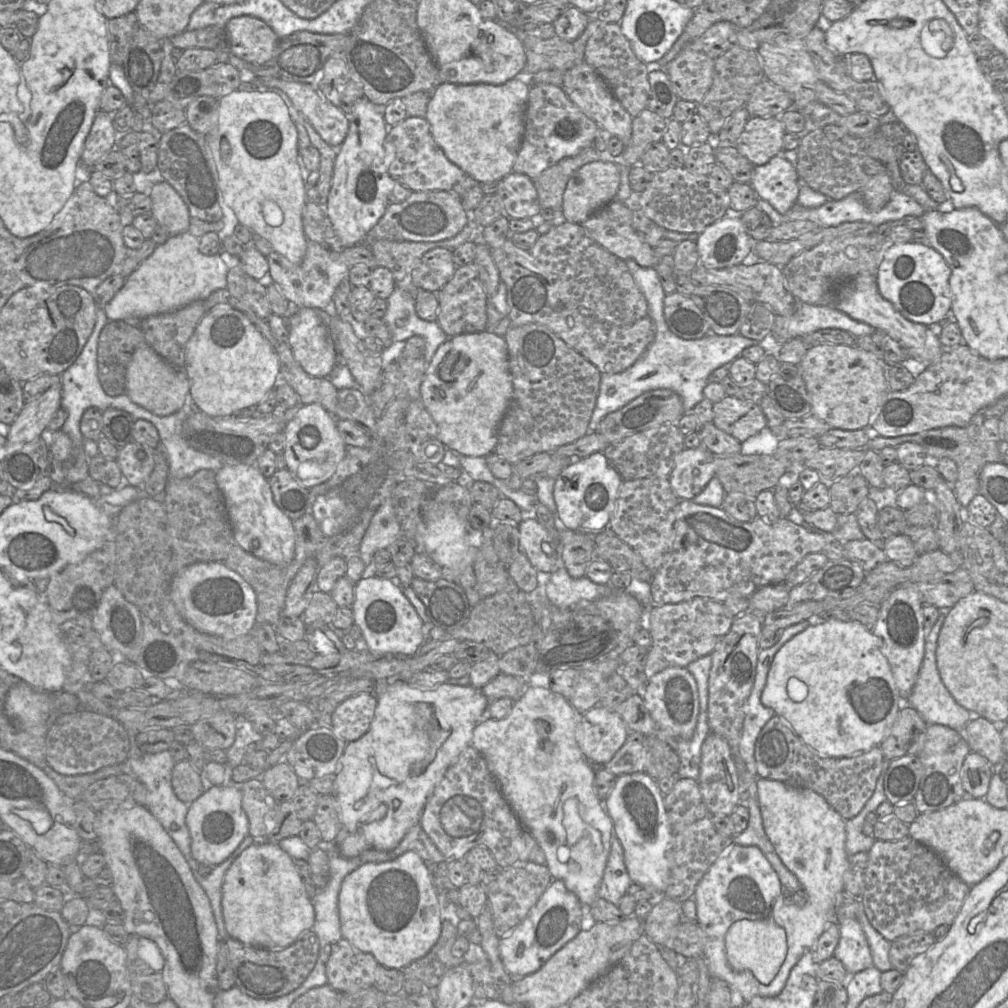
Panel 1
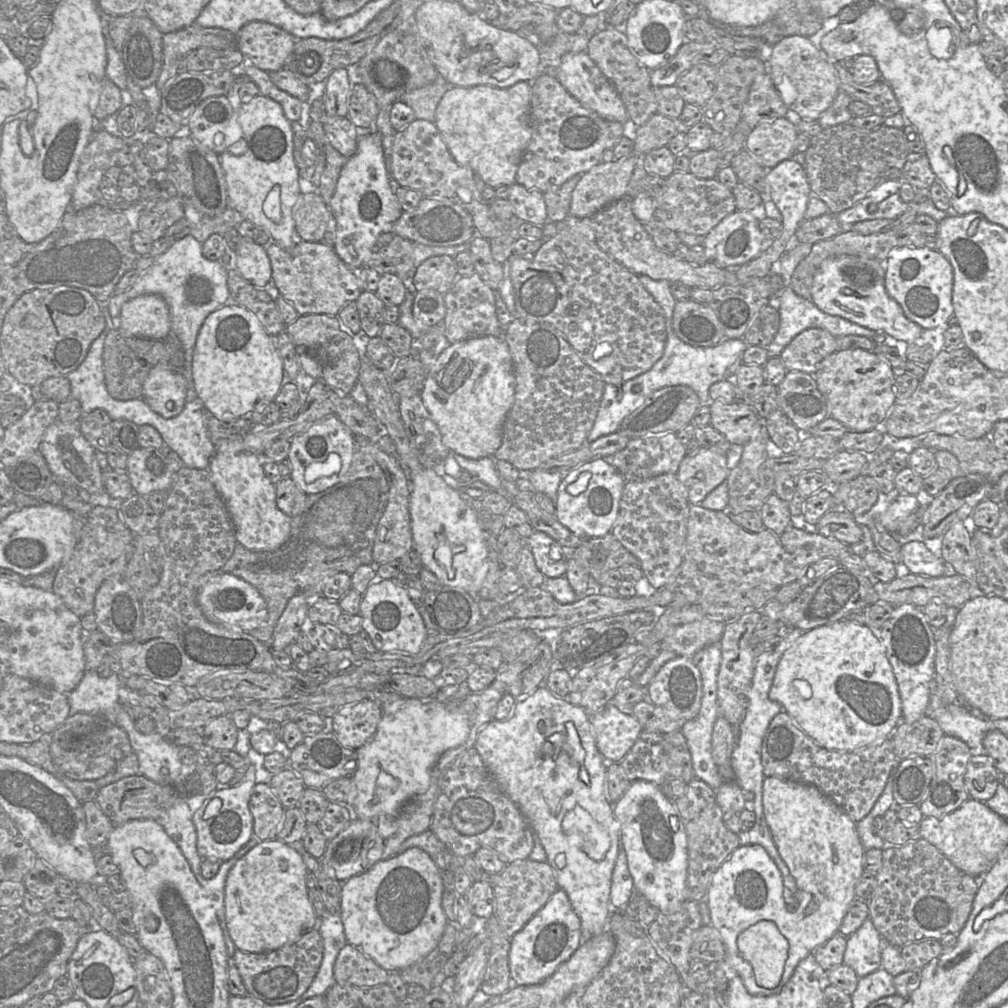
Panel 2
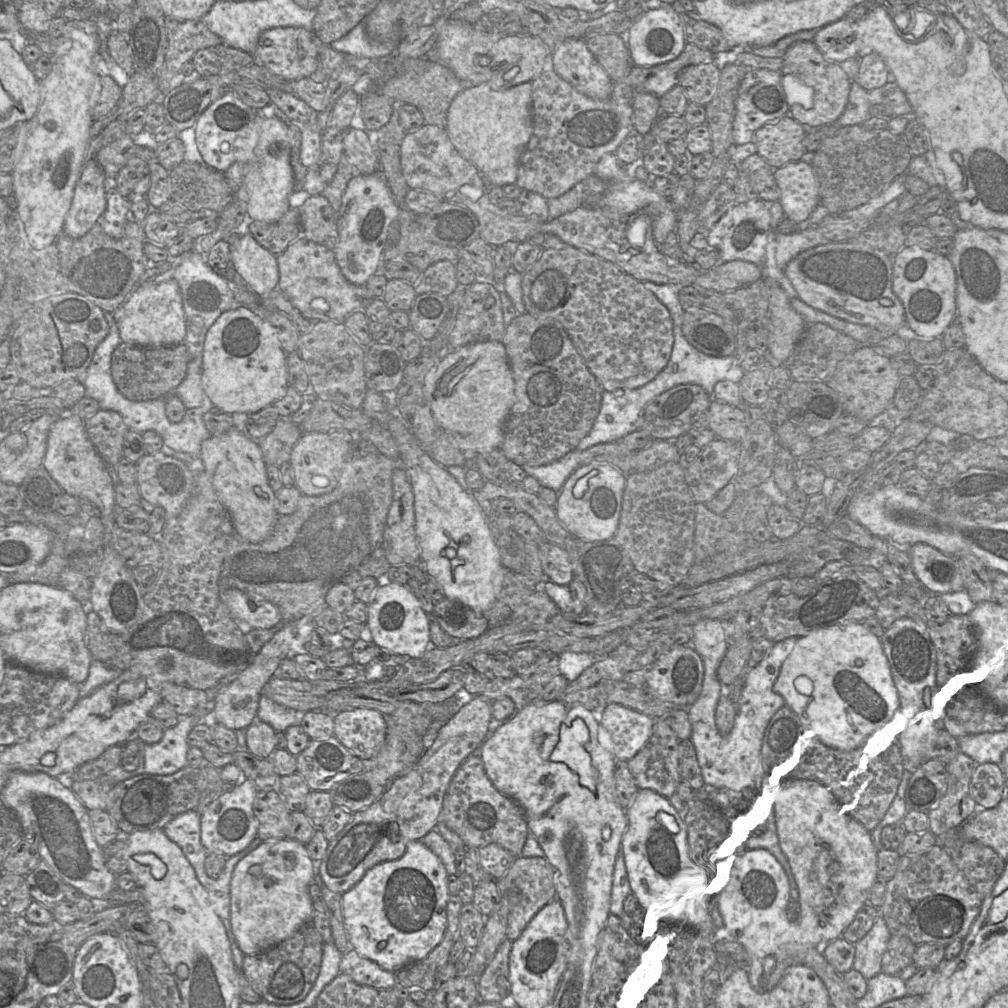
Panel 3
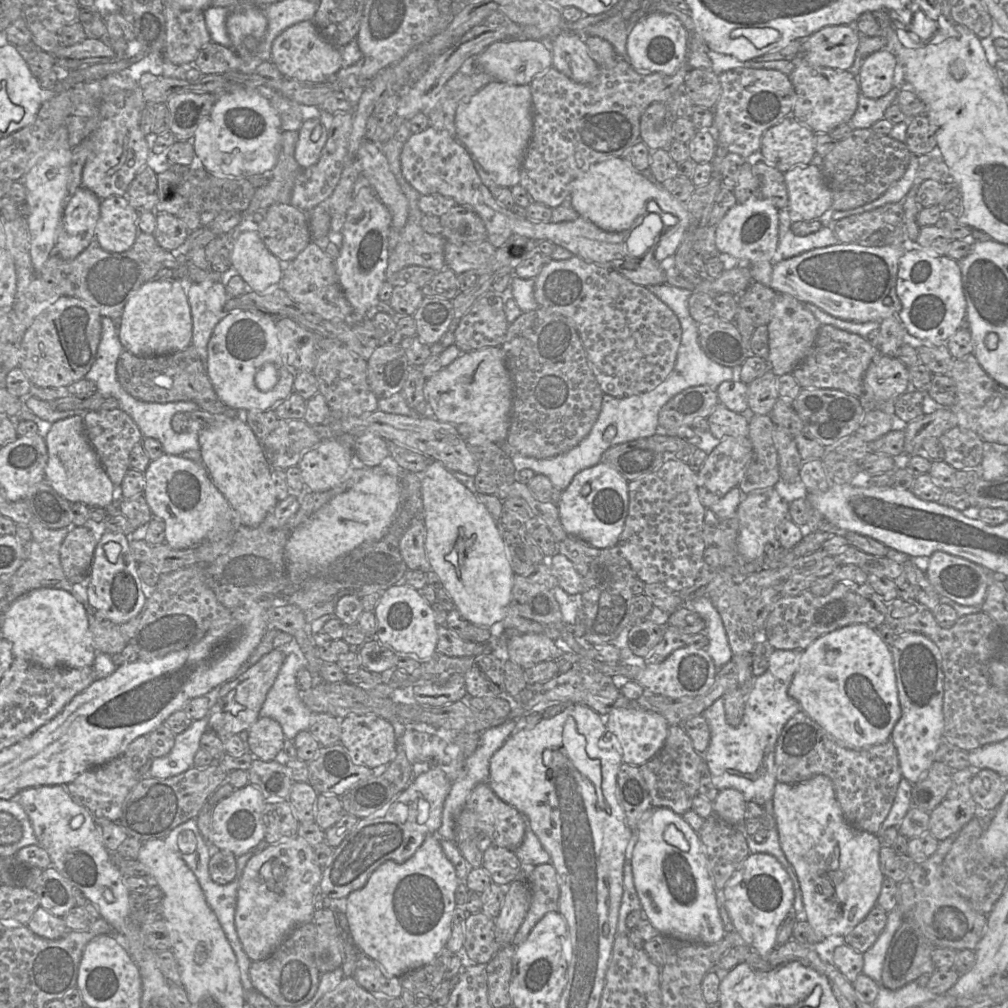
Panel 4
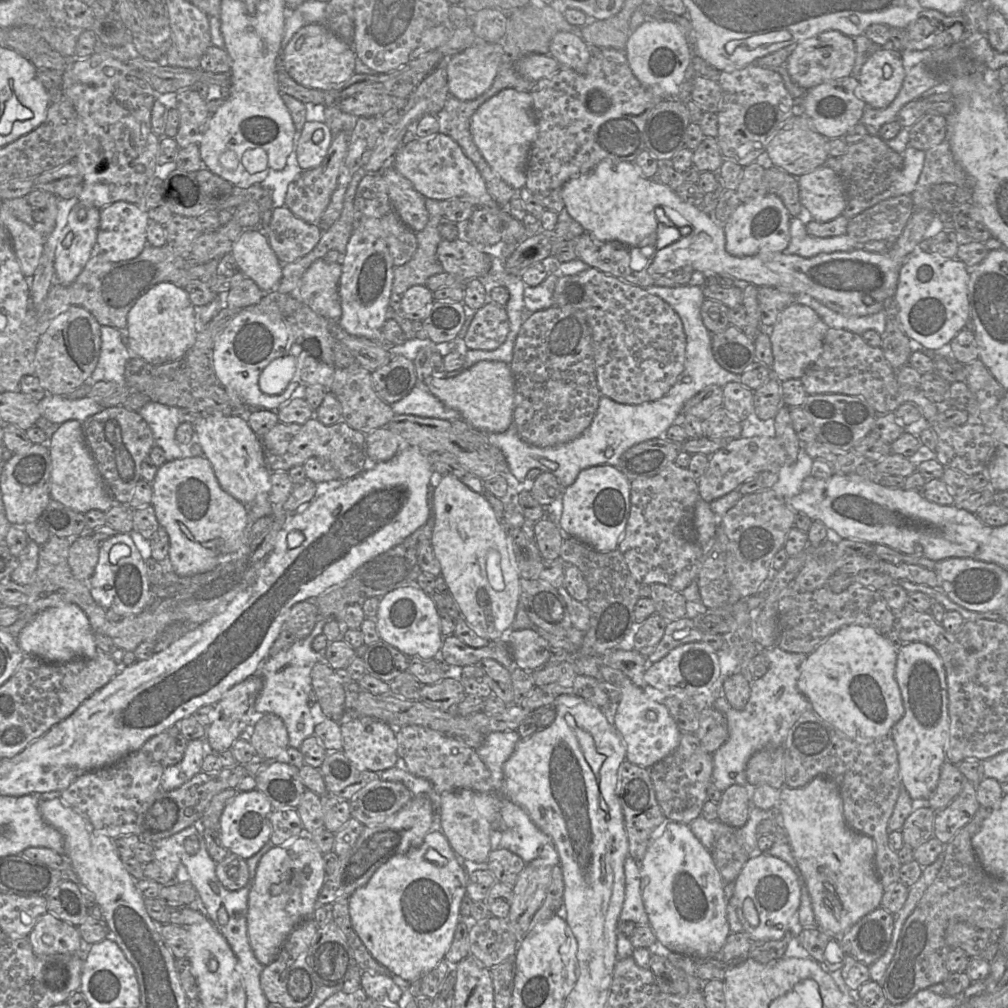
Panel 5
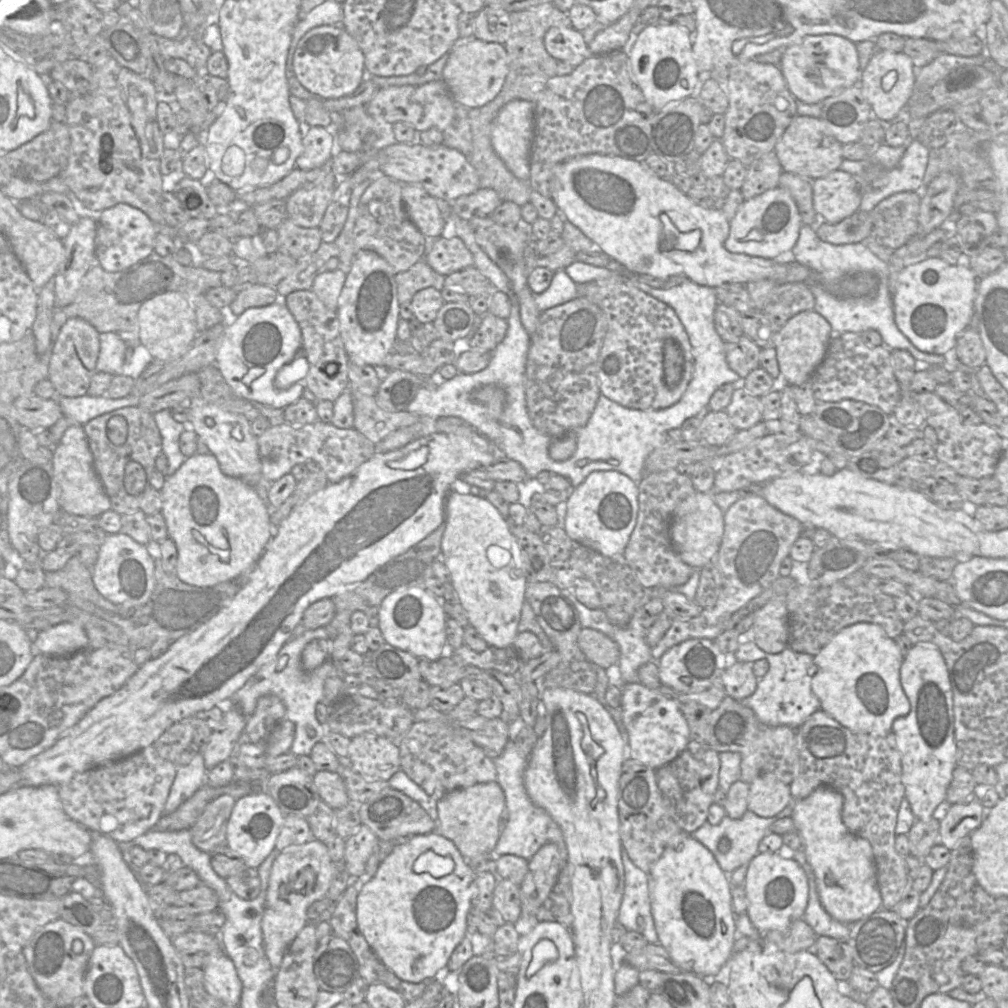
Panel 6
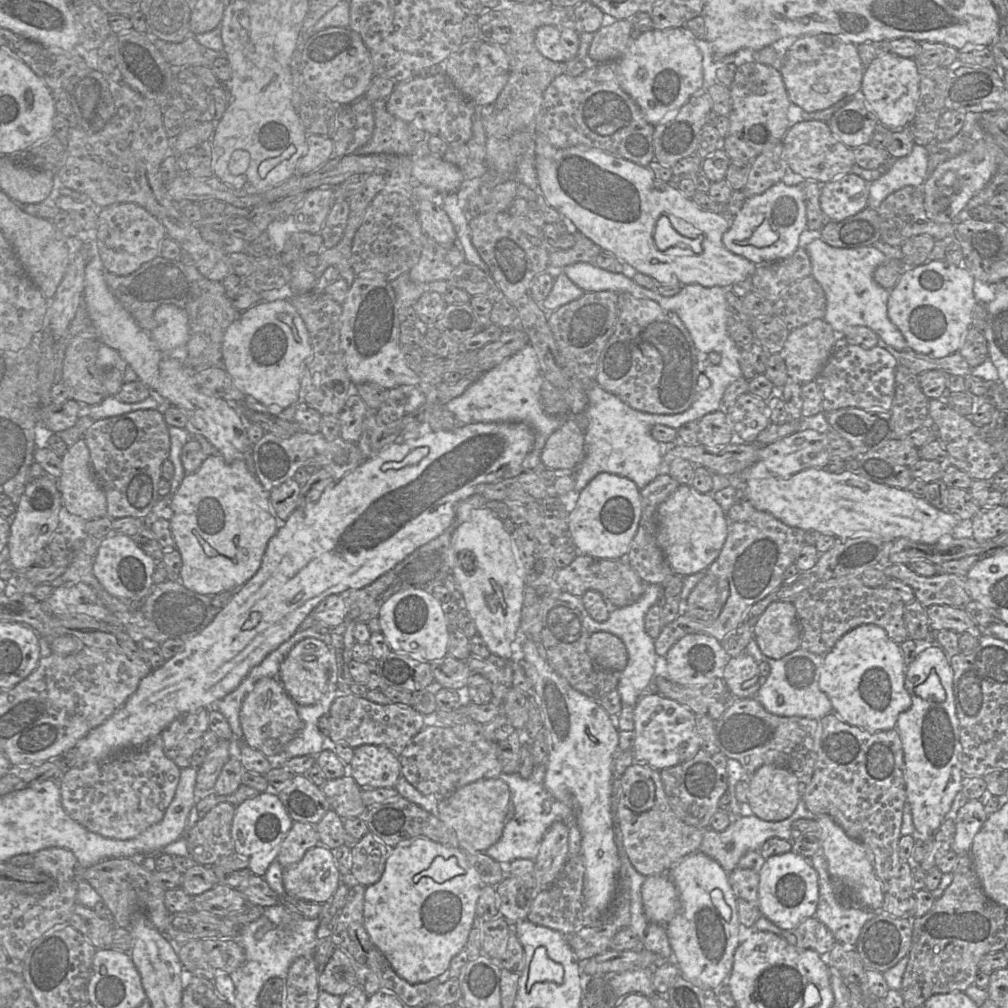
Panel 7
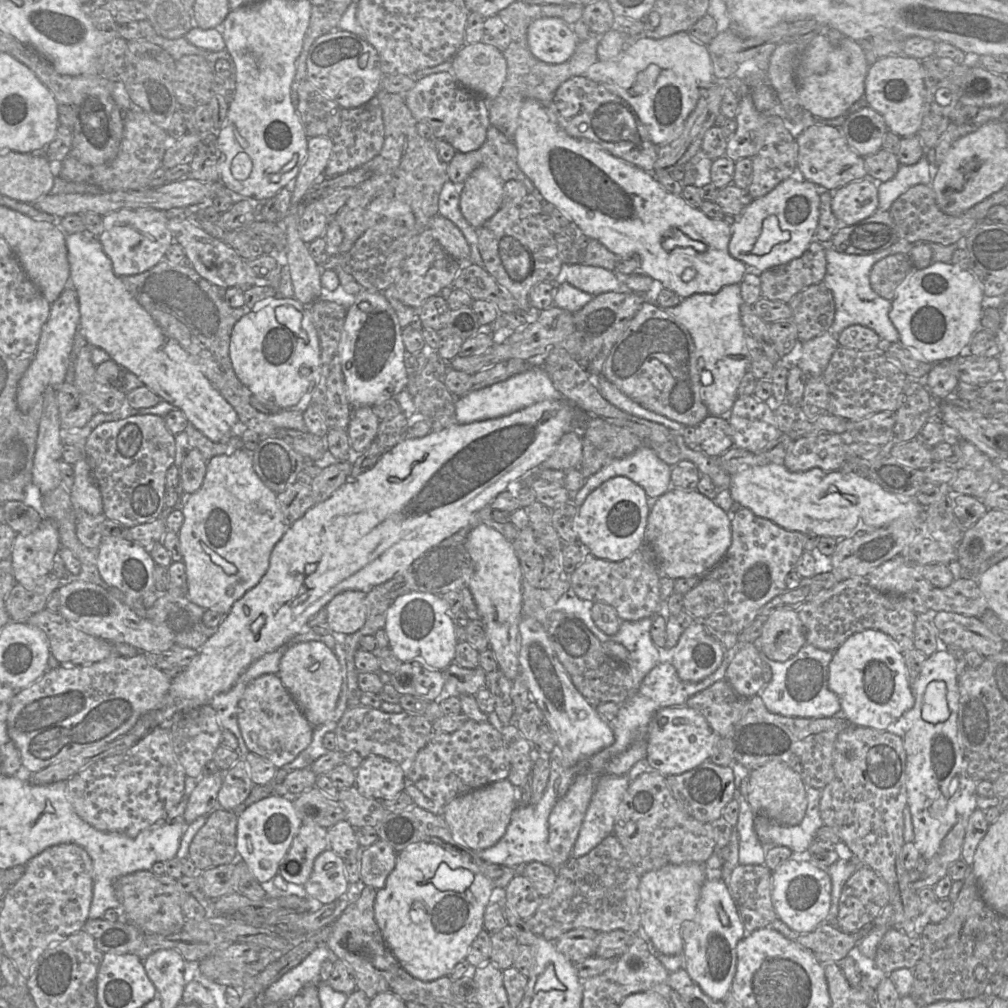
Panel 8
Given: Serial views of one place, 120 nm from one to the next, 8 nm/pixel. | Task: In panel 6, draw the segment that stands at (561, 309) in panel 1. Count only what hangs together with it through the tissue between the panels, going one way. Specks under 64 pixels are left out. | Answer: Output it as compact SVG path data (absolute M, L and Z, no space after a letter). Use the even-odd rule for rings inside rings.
M603 279L577 286L578 296L598 306L607 320L598 360L600 393L630 409L659 410L677 403L692 379L694 357L675 311L625 280Z

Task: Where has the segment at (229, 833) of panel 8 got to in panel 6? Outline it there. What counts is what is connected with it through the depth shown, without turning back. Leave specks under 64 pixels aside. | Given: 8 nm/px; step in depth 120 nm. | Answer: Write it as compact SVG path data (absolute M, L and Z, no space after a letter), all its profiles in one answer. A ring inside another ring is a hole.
M221 795L211 800L190 830L192 843L199 850L210 853L226 845L226 829L235 799Z

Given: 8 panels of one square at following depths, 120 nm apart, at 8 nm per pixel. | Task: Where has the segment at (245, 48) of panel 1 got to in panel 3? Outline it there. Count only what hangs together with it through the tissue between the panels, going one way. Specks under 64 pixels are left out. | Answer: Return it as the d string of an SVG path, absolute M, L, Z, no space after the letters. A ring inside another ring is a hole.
M277 27L264 31L258 40L253 55L254 62L259 62L272 73L286 80L299 80L310 77L318 67L318 49L320 43L313 33L302 27Z

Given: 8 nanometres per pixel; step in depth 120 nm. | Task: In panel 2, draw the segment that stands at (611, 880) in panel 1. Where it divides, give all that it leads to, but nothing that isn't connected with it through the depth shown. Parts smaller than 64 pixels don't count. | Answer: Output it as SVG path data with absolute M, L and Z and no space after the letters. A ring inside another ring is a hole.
M620 843L620 849L612 873L610 905L612 910L623 912L634 890L634 881L628 868L626 853Z

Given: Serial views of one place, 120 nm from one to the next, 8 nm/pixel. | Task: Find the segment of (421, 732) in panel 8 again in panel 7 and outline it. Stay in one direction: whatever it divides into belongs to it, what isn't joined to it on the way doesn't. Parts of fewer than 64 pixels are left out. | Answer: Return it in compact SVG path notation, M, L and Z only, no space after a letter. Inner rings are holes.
M350 693L336 698L329 710L329 740L334 744L359 747L381 745L400 756L410 740L425 727L425 717L411 705L390 703L381 705Z

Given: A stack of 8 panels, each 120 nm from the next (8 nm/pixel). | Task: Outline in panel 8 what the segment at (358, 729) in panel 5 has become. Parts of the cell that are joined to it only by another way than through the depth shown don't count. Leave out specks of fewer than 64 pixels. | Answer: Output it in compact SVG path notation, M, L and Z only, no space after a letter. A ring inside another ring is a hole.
M378 755L364 758L355 770L355 786L368 799L392 799L404 791L405 784L400 765Z

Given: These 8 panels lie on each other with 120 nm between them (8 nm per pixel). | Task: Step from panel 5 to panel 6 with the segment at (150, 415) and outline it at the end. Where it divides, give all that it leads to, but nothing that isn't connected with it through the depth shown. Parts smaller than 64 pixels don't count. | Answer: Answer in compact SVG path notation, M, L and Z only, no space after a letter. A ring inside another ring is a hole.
M169 409L156 412L153 417L162 438L162 453L168 459L168 468L165 472L165 476L168 477L174 474L187 458L179 447L180 435L185 430L184 424L175 421Z

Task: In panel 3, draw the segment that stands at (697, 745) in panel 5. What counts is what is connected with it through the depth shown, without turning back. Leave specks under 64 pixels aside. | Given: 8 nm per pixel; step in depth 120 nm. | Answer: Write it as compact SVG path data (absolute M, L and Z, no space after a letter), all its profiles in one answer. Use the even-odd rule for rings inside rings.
M655 720L653 733L646 746L630 761L628 766L641 791L652 791L670 798L677 793L682 782L678 747L680 740L663 720Z

